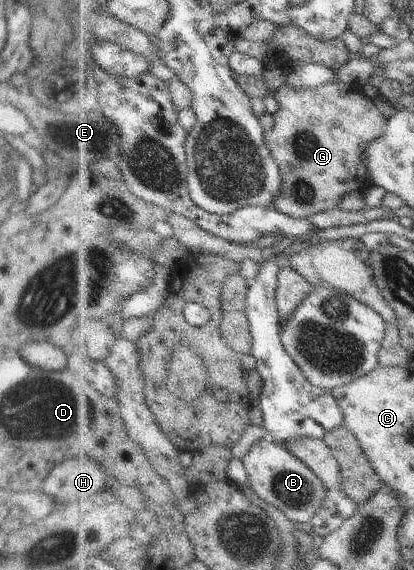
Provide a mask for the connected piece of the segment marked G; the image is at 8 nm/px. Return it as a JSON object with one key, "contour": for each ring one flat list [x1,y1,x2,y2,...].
{"contour":[[287,82,285,86,281,86,276,96,281,103,279,113,276,115,276,126,271,131,267,132,267,144,276,161,280,164,281,174,283,177,283,186,279,198,274,202,274,208,277,211,293,217,294,219,307,219,312,214,320,214,320,212,326,212,338,208,341,200,352,192,370,190,375,186,375,179,373,173,367,166,367,153,372,144,375,144,380,138,383,138,386,133,389,132,390,118,386,117,386,114,378,108,376,101,372,101,366,97,366,94,362,92,360,83,346,84,346,82,332,82,320,87,292,87,290,82]]}

